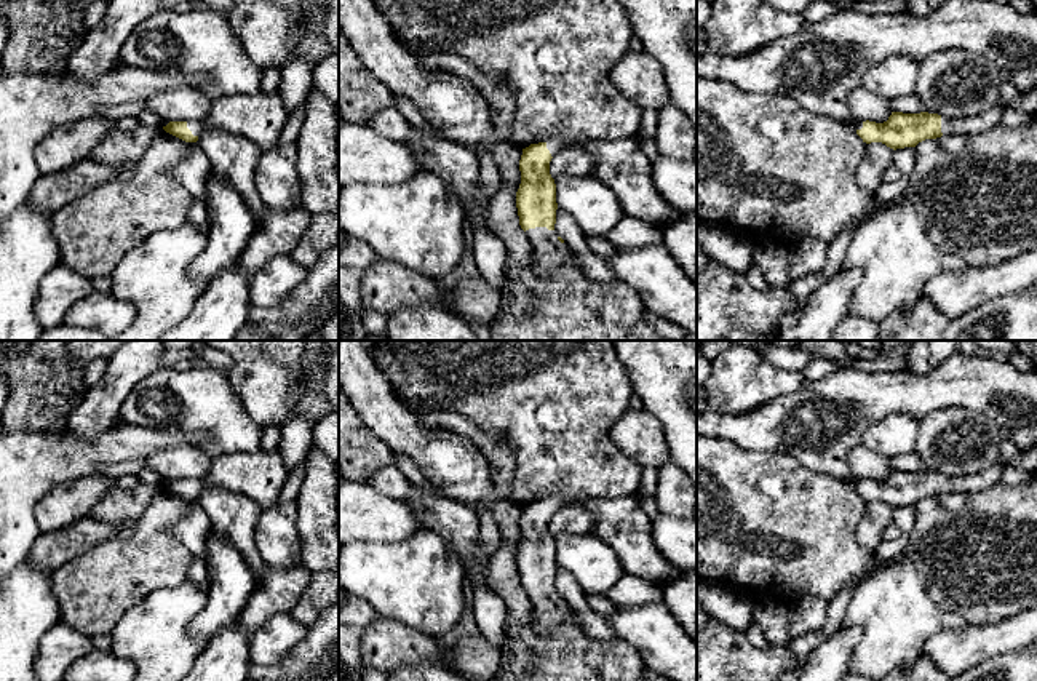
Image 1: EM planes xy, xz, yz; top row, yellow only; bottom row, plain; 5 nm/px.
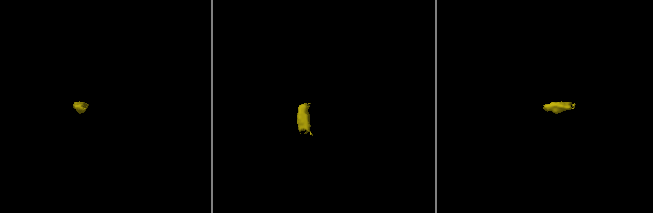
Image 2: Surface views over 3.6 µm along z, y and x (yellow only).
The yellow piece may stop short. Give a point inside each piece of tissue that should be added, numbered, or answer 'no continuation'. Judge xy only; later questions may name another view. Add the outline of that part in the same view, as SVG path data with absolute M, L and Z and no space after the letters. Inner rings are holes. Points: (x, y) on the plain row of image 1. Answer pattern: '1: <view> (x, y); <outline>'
1: xy (259, 475); M256 449L211 459L208 475L187 480L187 486L193 494L200 494L209 484L222 486L244 494L262 508L268 508L276 504L288 476L289 470L280 451Z

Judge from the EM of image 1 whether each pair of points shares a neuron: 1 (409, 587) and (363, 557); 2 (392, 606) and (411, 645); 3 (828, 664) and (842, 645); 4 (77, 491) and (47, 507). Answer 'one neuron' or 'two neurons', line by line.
1: one neuron
2: two neurons
3: one neuron
4: one neuron

